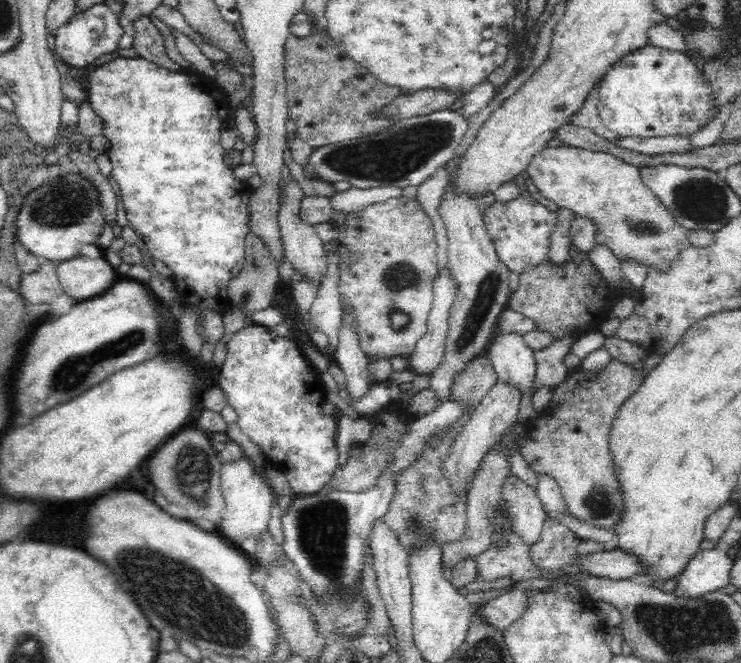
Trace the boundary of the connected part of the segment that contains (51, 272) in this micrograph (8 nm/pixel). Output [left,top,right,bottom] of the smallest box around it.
[20,259,63,304]

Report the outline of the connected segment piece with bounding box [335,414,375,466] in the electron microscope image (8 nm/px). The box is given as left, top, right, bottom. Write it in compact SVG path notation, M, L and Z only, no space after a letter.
M341 414L337 420L336 449L338 450L338 466L344 466L348 458L348 449L354 441L369 440L375 426L375 417L360 416L357 420L350 420Z

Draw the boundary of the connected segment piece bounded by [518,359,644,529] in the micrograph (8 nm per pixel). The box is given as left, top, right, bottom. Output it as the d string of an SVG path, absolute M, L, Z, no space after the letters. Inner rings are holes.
M613 360L600 373L588 372L585 365L574 370L566 377L566 381L553 388L553 399L547 408L538 413L538 418L526 422L527 437L518 446L520 454L526 459L540 478L542 473L555 478L564 499L568 515L577 521L594 525L596 528L612 529L613 523L621 514L621 491L617 478L613 474L613 455L609 452L608 434L612 428L617 410L624 405L626 399L644 382L644 376L631 366Z

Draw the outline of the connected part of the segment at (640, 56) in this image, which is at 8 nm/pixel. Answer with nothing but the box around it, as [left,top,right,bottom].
[599,44,713,137]

